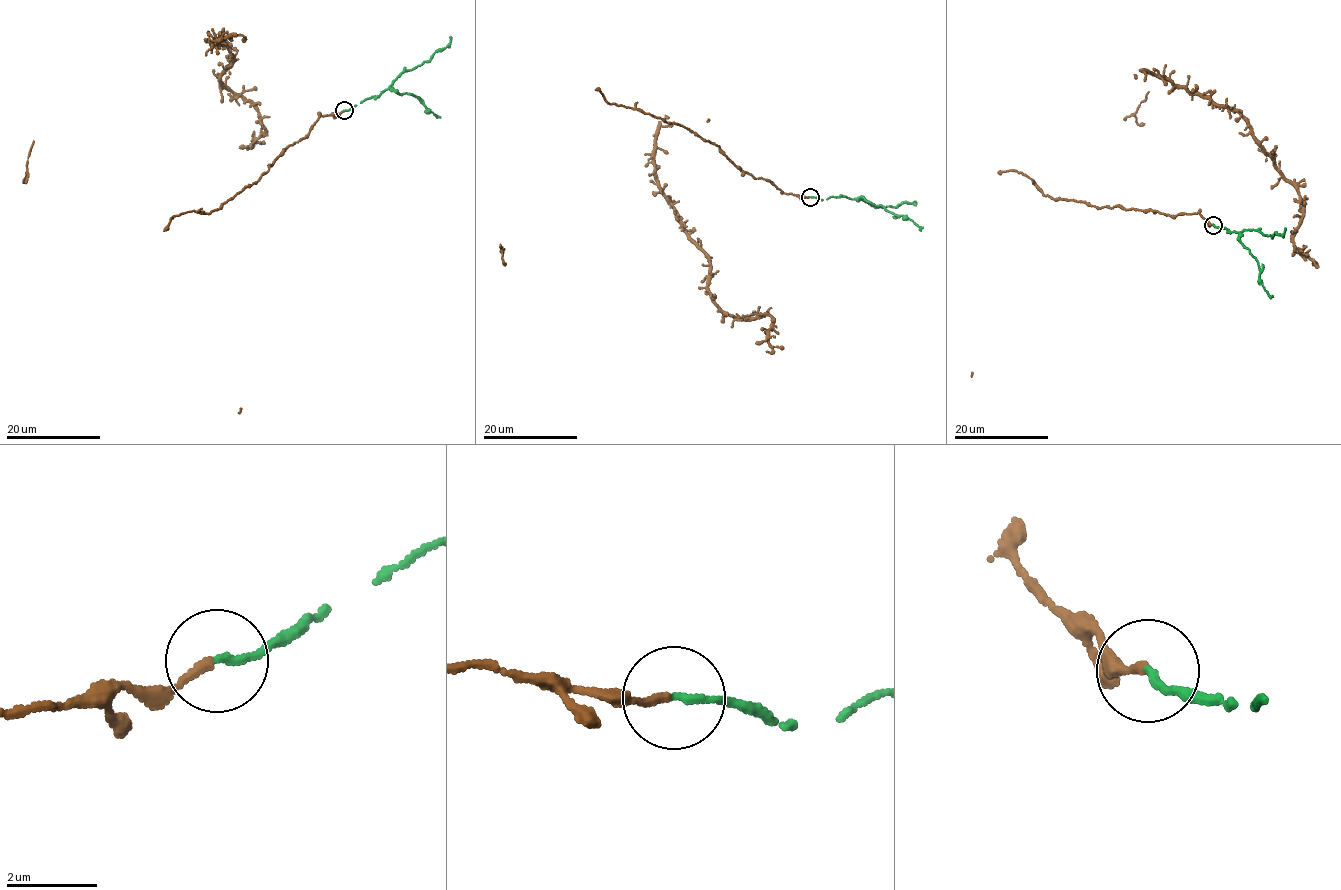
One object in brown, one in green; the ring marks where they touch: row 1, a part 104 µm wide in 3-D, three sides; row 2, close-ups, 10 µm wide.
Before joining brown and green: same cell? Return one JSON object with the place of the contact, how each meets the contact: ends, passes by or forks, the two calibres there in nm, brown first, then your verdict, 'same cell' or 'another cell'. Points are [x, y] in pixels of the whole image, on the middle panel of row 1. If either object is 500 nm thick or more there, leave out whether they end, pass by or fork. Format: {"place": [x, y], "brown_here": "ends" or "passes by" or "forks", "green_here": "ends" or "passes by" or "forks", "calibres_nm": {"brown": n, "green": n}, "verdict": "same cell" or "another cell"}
{"place": [810, 197], "brown_here": "ends", "green_here": "ends", "calibres_nm": {"brown": 180, "green": 140}, "verdict": "same cell"}

